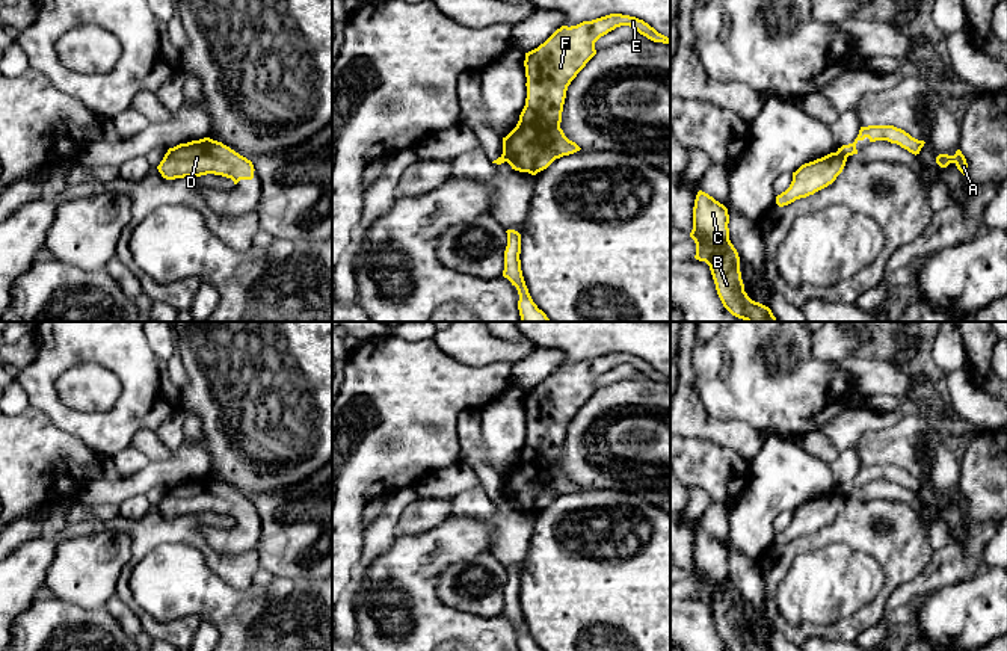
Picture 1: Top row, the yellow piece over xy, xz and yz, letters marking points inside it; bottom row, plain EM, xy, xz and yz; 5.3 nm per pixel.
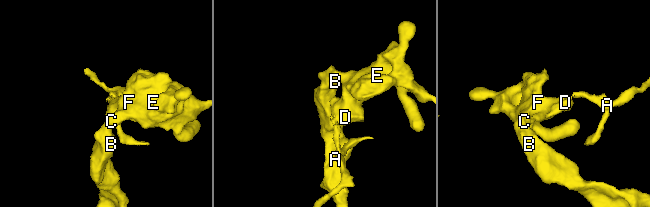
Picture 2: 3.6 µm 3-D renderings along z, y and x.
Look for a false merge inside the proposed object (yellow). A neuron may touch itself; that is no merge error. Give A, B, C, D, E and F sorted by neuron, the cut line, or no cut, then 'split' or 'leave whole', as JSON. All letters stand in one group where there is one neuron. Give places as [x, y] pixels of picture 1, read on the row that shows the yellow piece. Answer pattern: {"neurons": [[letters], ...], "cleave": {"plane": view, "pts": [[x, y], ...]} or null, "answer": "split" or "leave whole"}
{"neurons": [["A"], ["B", "C", "D", "E", "F"]], "cleave": {"plane": "yz", "pts": [[837, 151], [846, 157]]}, "answer": "split"}

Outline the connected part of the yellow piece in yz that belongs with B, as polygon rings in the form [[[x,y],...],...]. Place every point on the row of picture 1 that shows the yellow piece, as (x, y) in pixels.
[[[699,190],[693,207],[694,258],[710,266],[723,307],[746,322],[778,322],[771,310],[752,301],[744,292],[740,257],[729,240],[728,208]]]

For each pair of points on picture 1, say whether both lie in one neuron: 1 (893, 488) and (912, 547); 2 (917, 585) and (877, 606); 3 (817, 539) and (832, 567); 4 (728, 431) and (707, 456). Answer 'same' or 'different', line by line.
1: different
2: different
3: different
4: different

